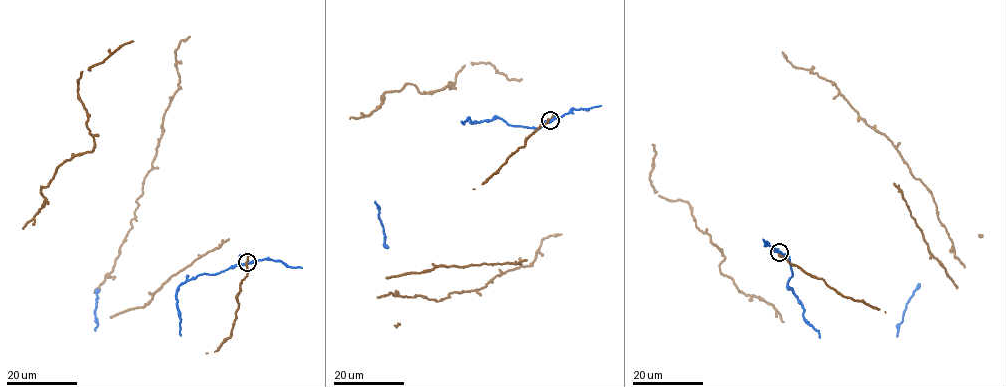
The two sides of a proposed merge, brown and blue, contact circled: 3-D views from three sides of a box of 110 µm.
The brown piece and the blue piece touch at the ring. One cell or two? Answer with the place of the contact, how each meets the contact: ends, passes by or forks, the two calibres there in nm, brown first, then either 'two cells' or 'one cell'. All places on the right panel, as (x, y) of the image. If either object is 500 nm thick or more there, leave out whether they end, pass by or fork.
(779, 252) | brown passes by | blue passes by | 280/320 nm | two cells

